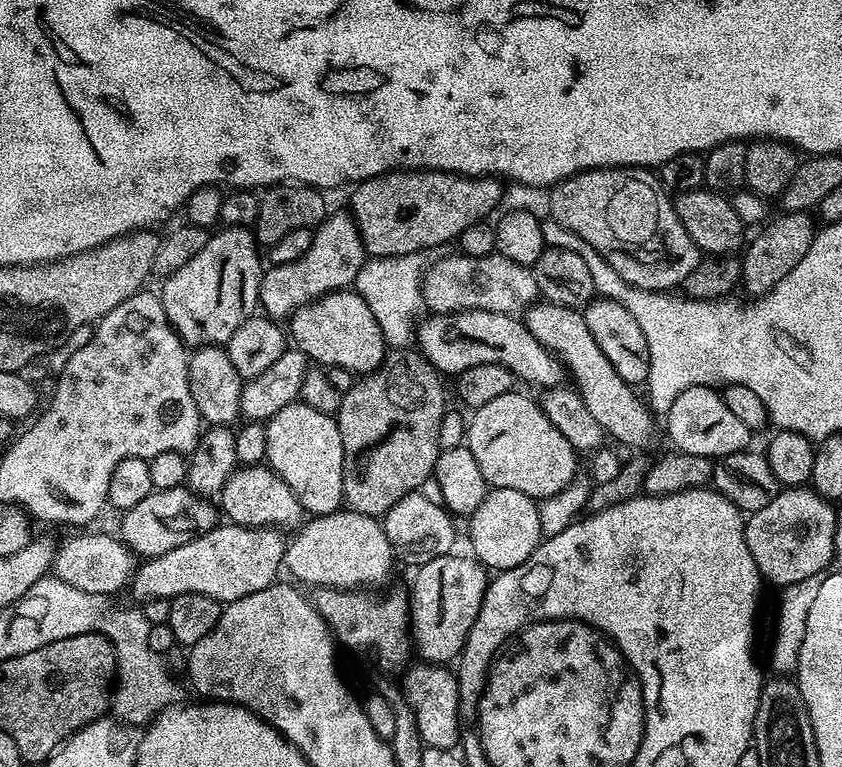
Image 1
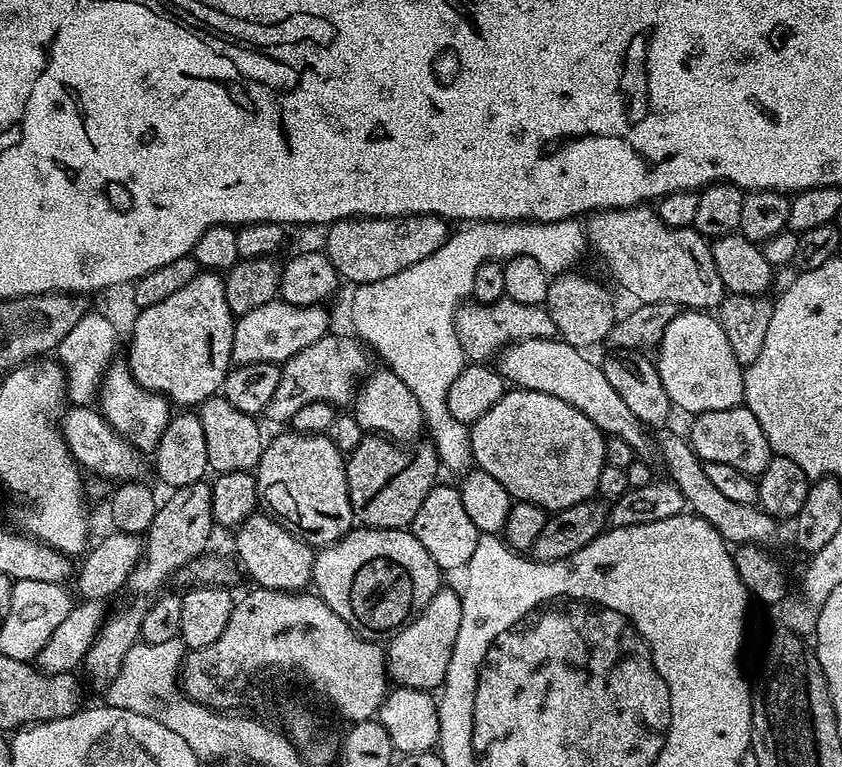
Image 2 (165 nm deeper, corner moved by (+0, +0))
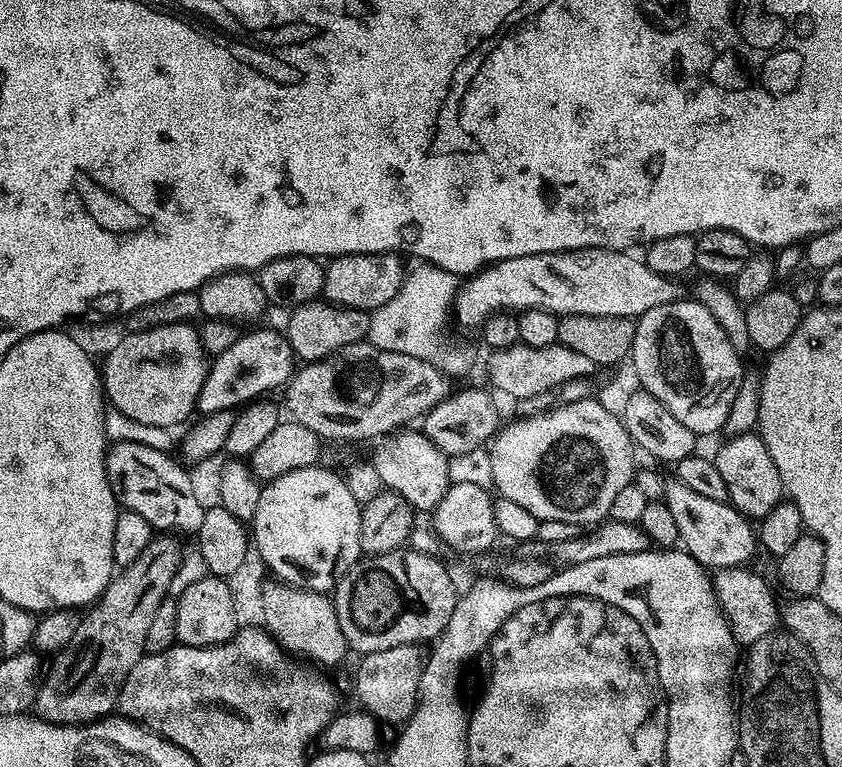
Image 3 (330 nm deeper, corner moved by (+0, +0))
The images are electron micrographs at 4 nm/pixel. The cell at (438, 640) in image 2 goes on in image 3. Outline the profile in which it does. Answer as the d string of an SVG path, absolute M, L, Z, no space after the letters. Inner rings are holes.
M407 644L406 646L390 646L390 650L378 650L366 652L359 657L360 665L356 668L356 696L361 700L363 711L371 713L377 721L385 725L403 725L414 714L416 701L420 695L420 683L426 663L425 649L419 644Z

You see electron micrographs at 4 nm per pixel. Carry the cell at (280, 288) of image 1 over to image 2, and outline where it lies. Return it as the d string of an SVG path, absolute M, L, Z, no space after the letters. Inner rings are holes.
M282 299L266 302L266 306L258 306L250 310L250 314L239 317L234 330L232 343L232 363L253 364L254 362L270 362L283 366L287 360L294 358L298 350L306 350L306 346L314 346L323 336L329 335L332 320L328 317L327 307L299 308Z

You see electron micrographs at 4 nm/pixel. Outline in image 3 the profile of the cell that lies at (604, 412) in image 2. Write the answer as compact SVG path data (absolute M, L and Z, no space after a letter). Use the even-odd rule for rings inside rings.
M668 478L664 481L663 502L674 518L674 526L680 535L679 543L683 551L701 564L703 568L739 568L749 563L755 552L758 552L758 536L750 525L749 517L741 516L728 500L714 502L695 490L690 490L682 481Z

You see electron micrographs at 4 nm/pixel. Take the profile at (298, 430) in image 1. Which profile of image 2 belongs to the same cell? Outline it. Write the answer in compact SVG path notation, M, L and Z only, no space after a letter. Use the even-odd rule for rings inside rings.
M284 430L281 436L269 439L264 446L264 453L256 463L256 495L271 515L279 518L297 537L313 546L336 544L354 527L350 494L347 486L346 456L330 442L326 434L311 436L308 432Z

